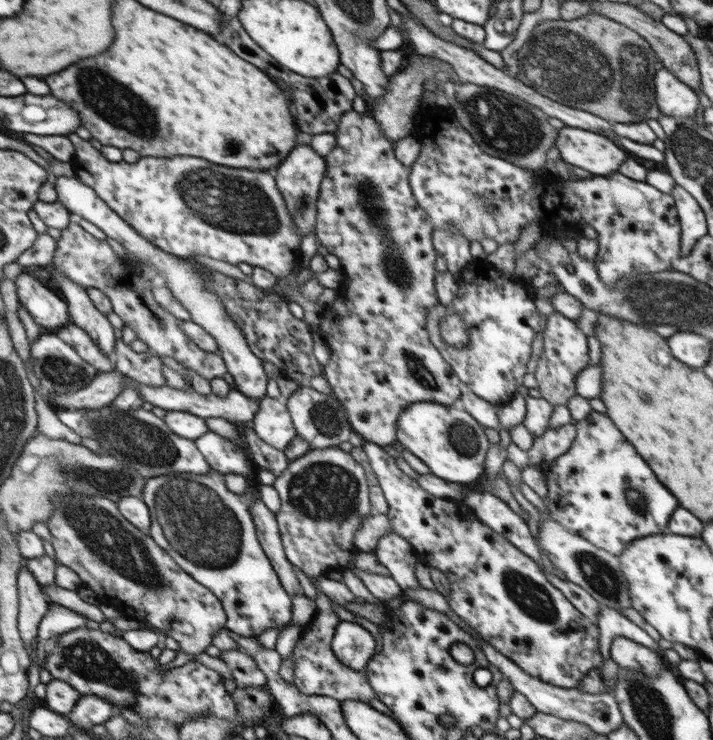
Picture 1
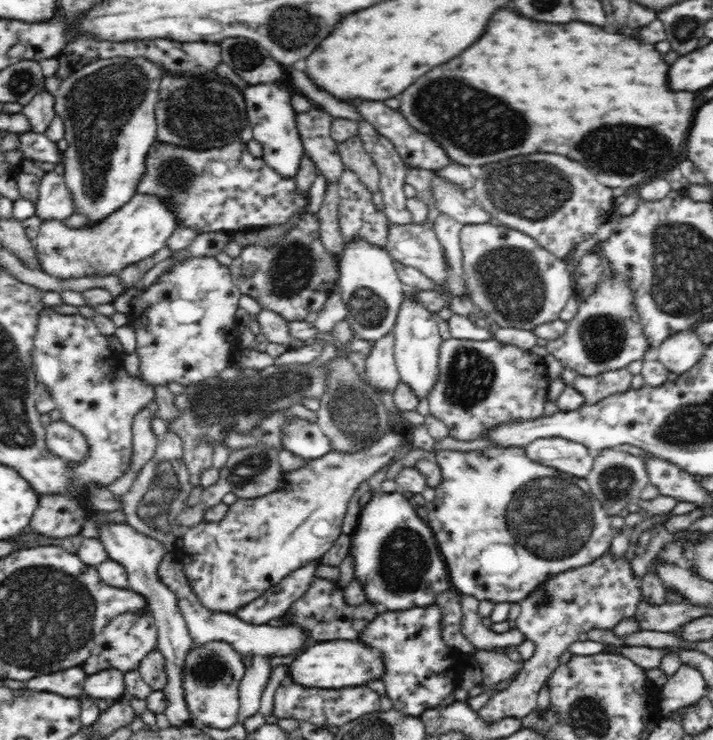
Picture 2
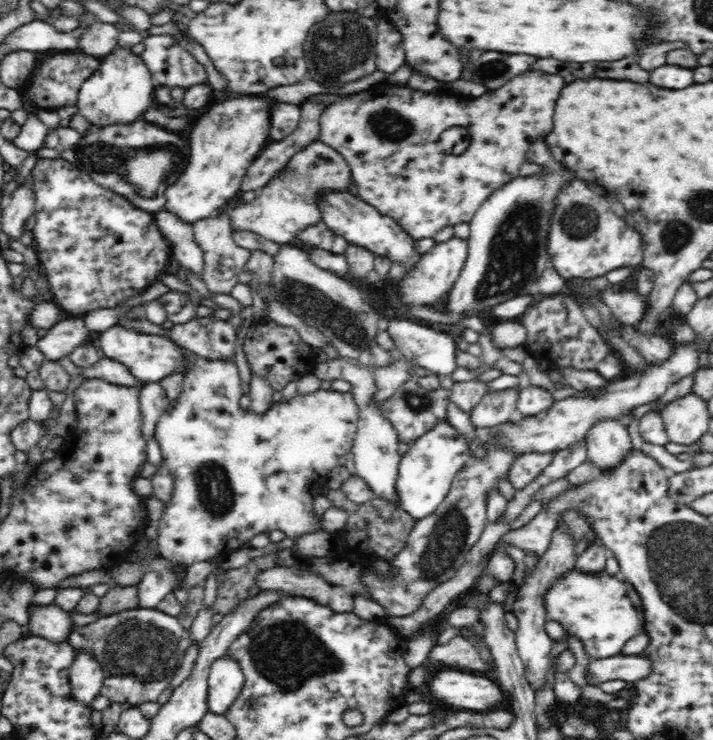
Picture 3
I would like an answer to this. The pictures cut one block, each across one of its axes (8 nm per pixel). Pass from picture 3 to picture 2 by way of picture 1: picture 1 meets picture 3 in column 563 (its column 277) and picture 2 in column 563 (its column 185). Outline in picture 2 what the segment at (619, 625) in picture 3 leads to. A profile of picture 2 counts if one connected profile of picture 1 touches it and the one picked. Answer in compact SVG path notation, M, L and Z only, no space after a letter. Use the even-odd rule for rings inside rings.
M522 447L511 448L488 448L488 450L440 450L434 456L434 460L440 465L440 479L434 486L434 501L427 503L428 521L430 530L433 531L444 562L449 569L450 582L453 589L464 595L472 595L476 599L491 600L492 602L520 602L526 598L531 591L542 583L547 576L558 574L559 571L566 571L567 568L579 567L590 563L599 555L610 551L610 543L616 530L611 526L611 518L604 511L602 504L591 493L591 488L585 478L578 478L574 475L550 468L544 464L534 462L526 456L526 450Z

